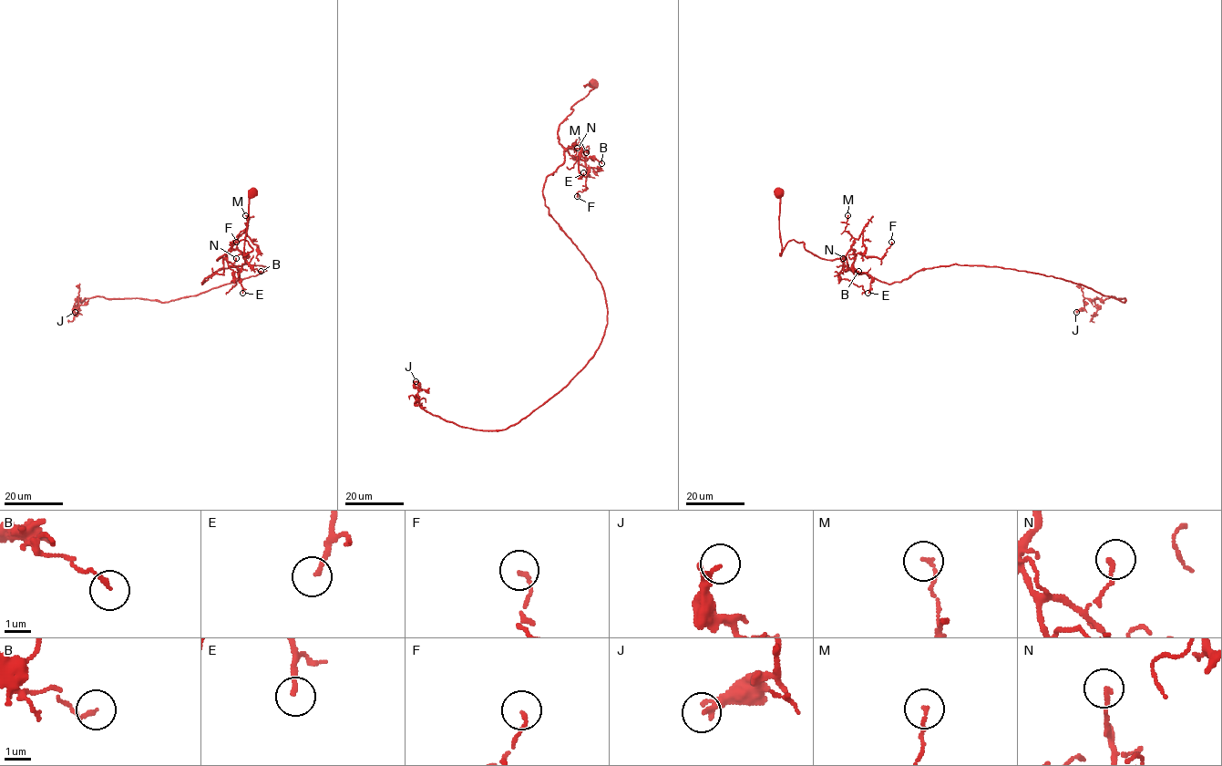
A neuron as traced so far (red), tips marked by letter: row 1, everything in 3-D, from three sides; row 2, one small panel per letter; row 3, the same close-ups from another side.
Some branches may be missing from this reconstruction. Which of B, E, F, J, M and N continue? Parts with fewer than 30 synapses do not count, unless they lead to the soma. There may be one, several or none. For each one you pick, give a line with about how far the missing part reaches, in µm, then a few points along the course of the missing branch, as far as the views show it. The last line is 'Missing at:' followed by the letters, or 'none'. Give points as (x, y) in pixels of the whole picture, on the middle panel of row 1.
Missing at: none

